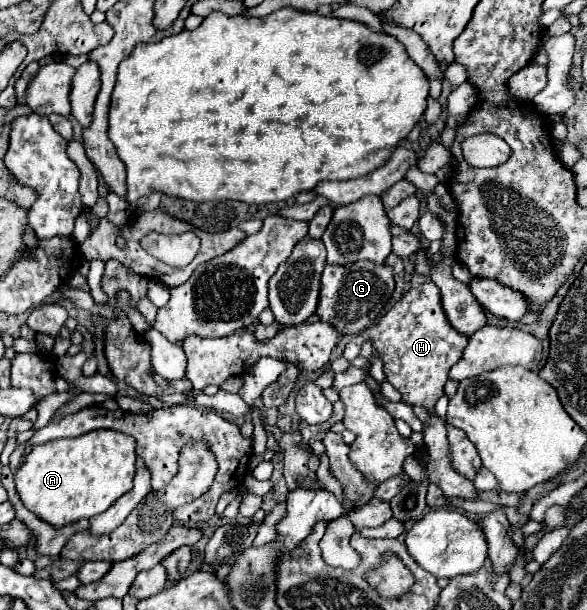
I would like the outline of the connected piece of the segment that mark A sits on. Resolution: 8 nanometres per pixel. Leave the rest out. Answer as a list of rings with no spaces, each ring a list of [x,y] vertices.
[[[94,430],[78,438],[58,438],[42,446],[34,446],[26,456],[26,464],[16,472],[16,490],[24,506],[52,526],[72,524],[80,518],[92,518],[108,510],[122,494],[132,488],[136,476],[136,440],[116,430]]]

